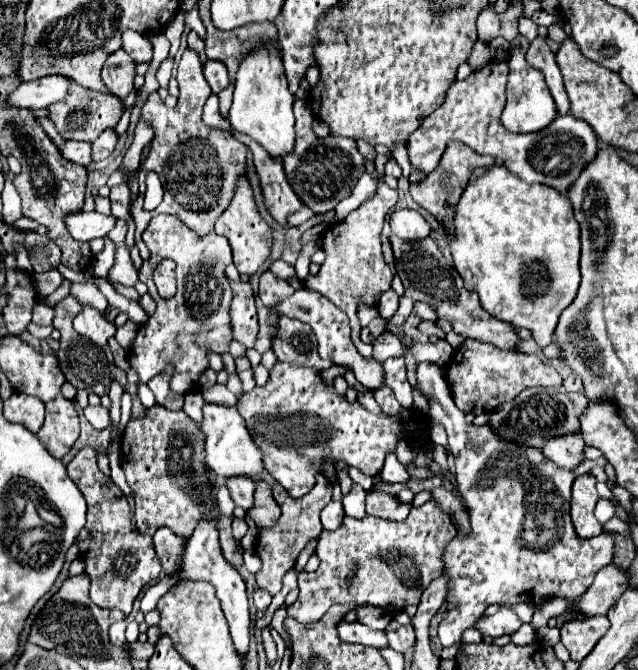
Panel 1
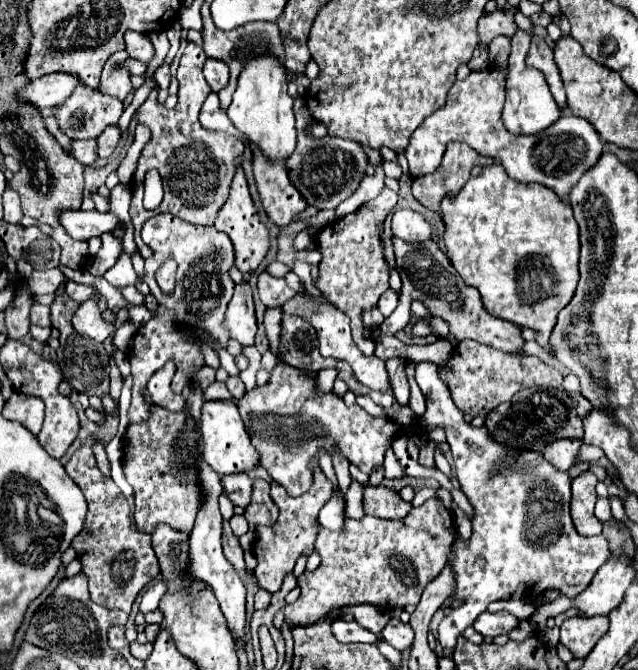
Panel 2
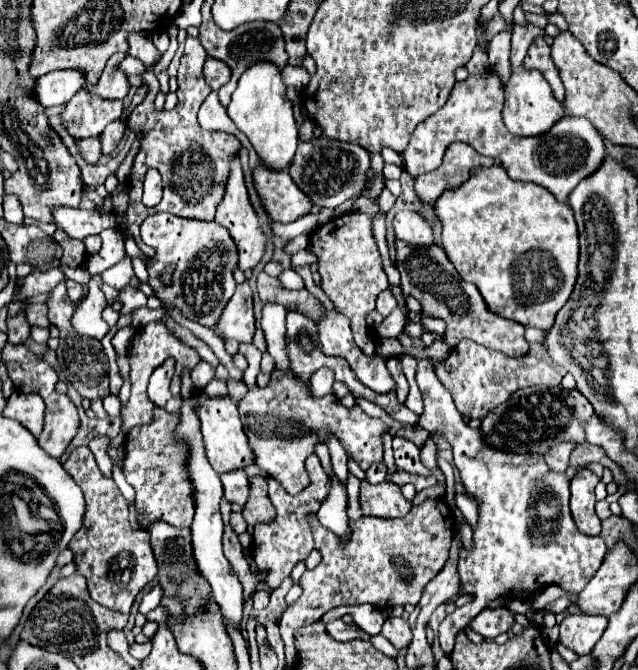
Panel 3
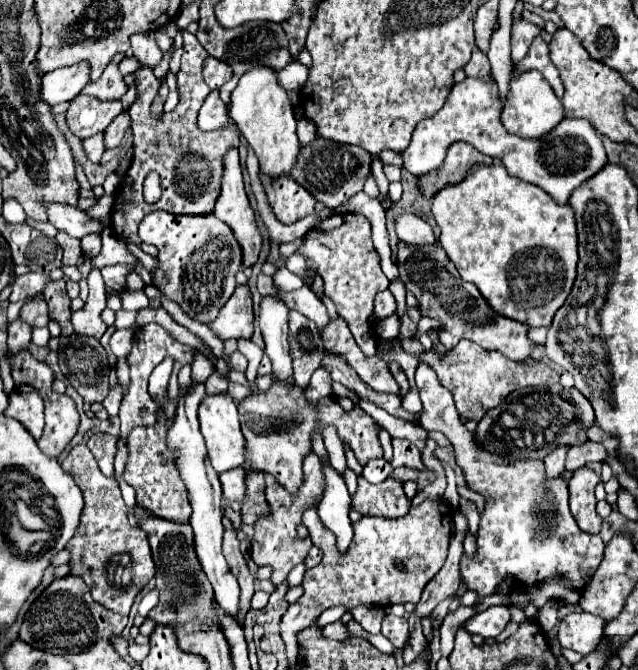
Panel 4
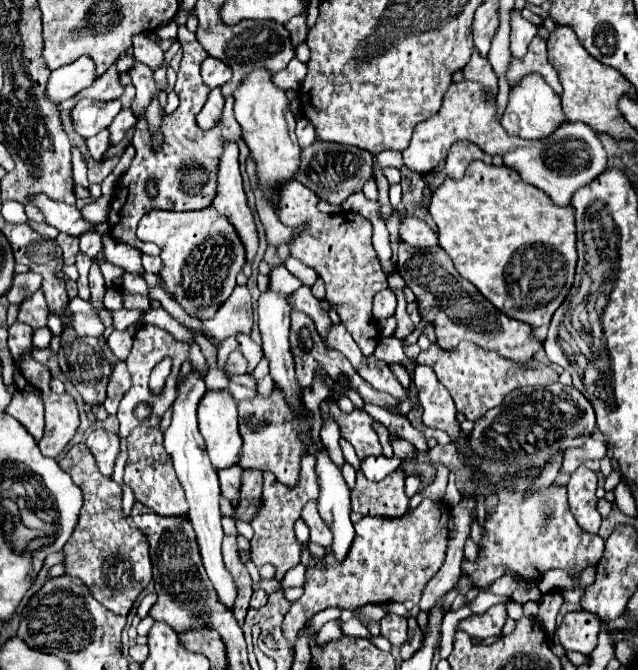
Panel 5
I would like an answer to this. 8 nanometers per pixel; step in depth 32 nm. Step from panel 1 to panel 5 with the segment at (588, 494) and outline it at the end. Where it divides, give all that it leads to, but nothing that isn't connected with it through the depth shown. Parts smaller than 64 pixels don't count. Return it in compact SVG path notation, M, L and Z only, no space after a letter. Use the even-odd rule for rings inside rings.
M580 466L570 482L568 482L568 502L570 502L570 510L576 518L576 522L580 524L582 530L596 534L600 528L600 514L596 510L596 484L598 484L598 476L588 470L586 466Z

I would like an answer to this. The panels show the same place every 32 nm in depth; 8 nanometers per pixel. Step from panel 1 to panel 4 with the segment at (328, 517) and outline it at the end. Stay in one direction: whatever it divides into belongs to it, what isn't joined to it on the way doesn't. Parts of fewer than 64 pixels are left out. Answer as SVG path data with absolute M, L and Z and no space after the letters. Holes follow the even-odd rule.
M322 466L322 468L326 478L326 492L320 500L318 516L322 524L334 532L340 552L344 552L344 548L348 548L352 540L352 522L348 518L350 494L346 490L342 476L338 476L332 466Z

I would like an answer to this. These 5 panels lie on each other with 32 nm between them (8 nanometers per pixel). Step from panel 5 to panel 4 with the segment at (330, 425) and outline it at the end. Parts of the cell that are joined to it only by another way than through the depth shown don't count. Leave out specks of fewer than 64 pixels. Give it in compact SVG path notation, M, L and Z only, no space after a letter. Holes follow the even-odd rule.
M326 428L324 434L322 434L322 438L324 438L324 444L326 444L326 448L328 448L328 456L330 456L332 468L334 468L340 476L344 476L344 472L346 472L346 454L344 454L342 440L336 436L336 430L334 430L334 428Z

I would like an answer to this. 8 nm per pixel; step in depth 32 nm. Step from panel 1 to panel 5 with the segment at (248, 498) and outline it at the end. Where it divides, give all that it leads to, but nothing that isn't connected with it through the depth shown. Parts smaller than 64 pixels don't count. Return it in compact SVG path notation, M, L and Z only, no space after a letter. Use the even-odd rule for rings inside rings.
M226 468L224 472L218 472L220 486L222 486L222 496L232 500L240 500L240 486L242 486L242 468Z

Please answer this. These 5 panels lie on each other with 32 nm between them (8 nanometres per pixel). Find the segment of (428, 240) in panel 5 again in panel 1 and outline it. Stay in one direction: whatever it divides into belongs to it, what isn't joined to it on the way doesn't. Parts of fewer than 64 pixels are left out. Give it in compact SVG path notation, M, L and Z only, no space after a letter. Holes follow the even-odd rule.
M396 208L390 214L390 228L402 240L422 240L430 234L430 226L422 214L408 208Z

